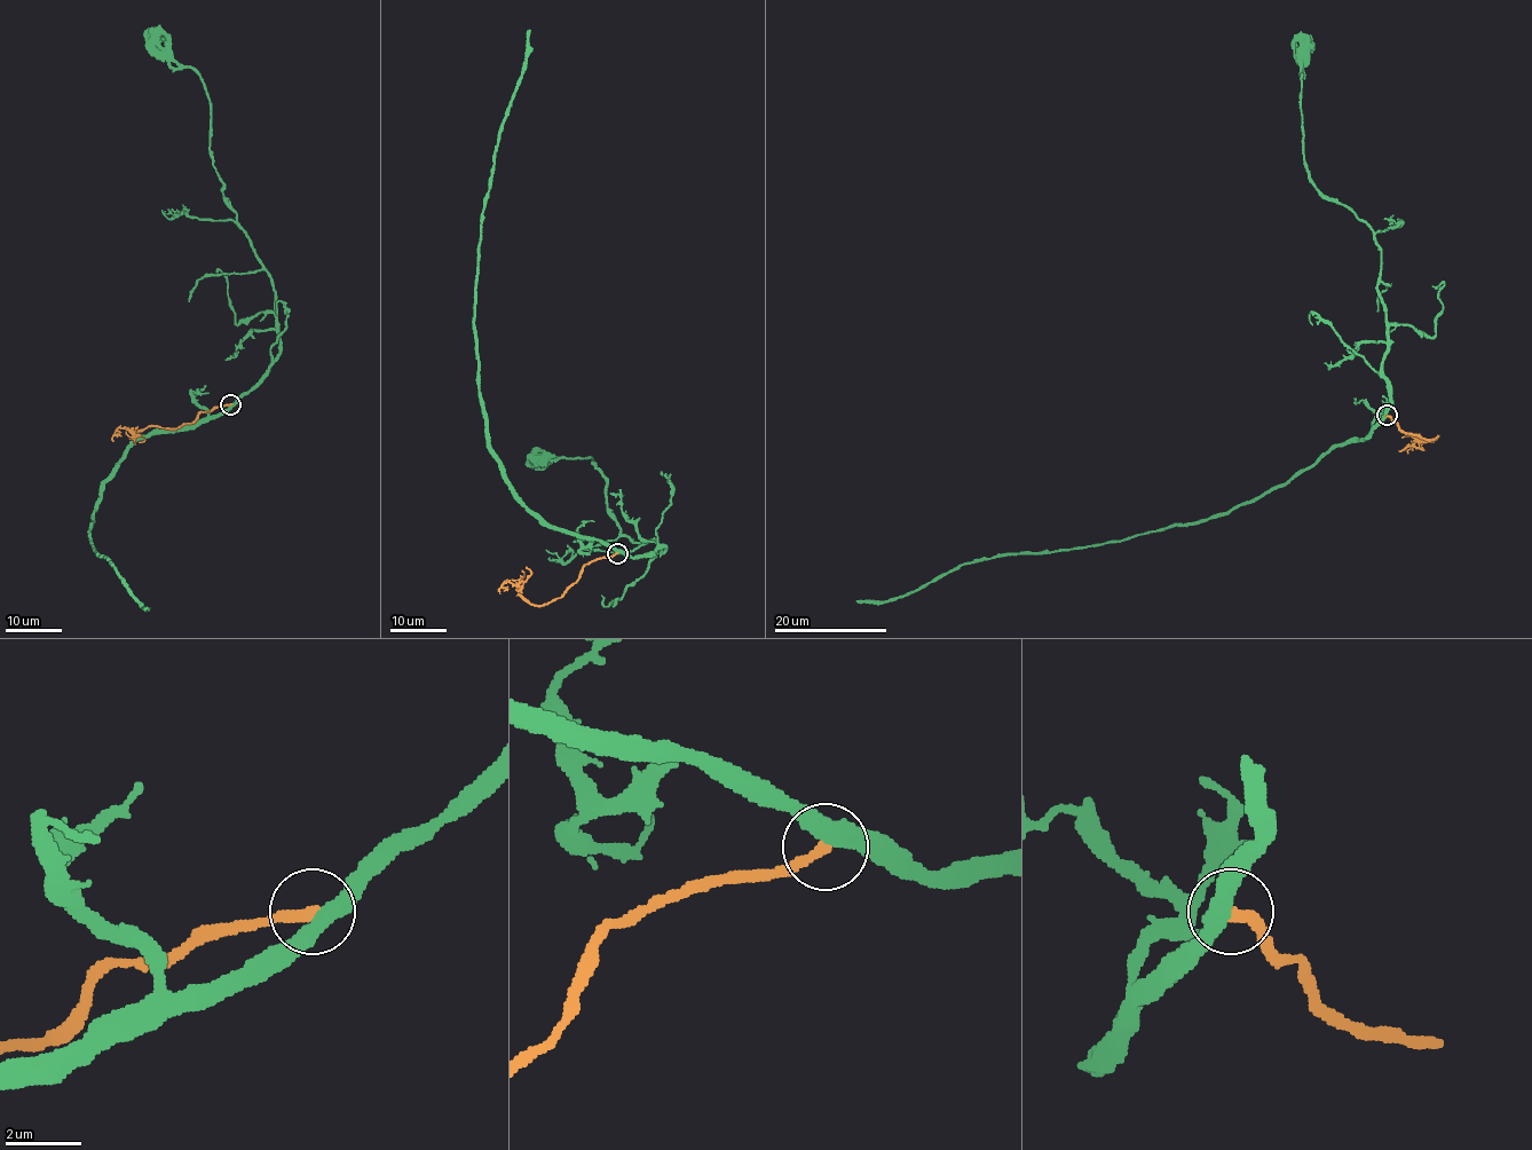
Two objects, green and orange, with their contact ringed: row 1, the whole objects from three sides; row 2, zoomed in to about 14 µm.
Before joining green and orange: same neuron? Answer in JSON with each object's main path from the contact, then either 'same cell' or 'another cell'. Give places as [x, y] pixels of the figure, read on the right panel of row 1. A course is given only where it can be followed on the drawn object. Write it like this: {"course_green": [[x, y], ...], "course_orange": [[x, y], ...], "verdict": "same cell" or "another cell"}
{"course_green": [[1386, 416], [1361, 439], [1349, 439], [1281, 483], [1197, 521], [1061, 550], [980, 559], [887, 600], [855, 600]], "course_orange": [[1386, 416], [1402, 430], [1427, 439], [1437, 436], [1418, 439], [1413, 436], [1424, 450]], "verdict": "another cell"}

